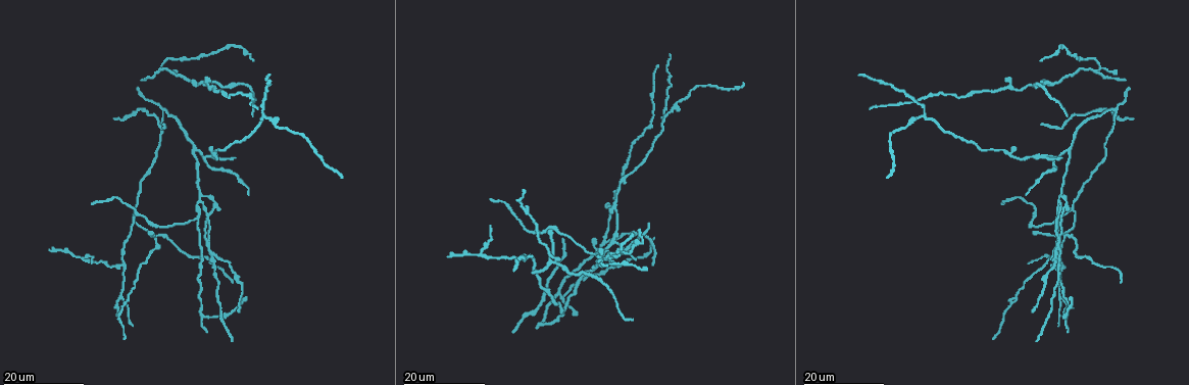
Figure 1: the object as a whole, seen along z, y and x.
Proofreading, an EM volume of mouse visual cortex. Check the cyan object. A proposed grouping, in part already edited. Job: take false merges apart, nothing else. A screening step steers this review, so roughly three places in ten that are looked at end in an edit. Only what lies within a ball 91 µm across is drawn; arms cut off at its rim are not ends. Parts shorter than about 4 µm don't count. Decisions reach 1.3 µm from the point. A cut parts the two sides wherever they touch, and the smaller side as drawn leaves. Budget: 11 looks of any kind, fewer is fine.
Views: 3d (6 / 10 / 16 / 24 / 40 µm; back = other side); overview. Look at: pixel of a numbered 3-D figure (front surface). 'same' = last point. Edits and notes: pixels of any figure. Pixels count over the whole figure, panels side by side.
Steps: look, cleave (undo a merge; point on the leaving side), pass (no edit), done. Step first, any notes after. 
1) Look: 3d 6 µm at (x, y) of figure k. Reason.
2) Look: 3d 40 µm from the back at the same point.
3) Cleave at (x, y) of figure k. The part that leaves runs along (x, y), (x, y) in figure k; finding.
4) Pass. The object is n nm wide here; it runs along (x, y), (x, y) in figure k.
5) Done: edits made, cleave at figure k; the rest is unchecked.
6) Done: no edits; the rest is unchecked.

Look: 3d 16 µm at (206, 161) of figure 1. A fork.

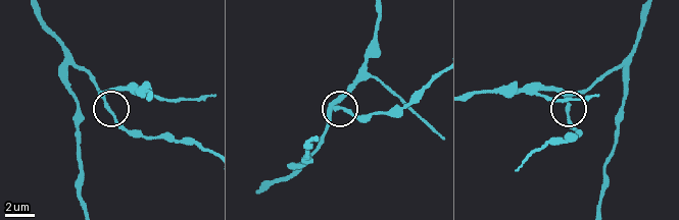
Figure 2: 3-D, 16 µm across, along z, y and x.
Look: 3d 6 µm at (104, 105) of figure 2.

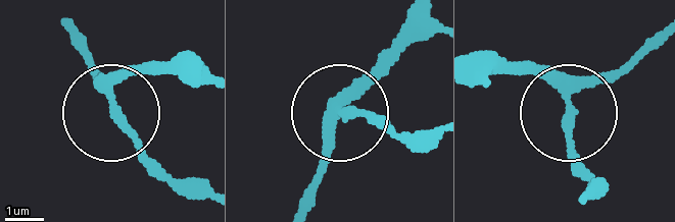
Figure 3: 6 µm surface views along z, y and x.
Pass. The object is 270 nm wide here; it runs along (68, 36), (117, 123), (192, 198) in figure 3; all the same neuron.

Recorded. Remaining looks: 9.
Look: 3d 16 µm at (196, 216) of figure 1. Three-way junction.

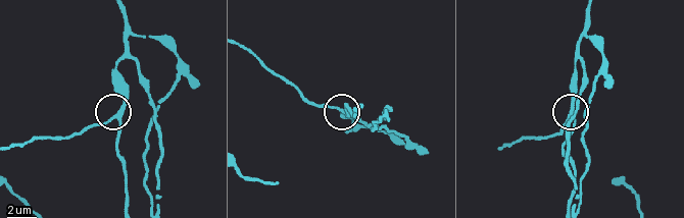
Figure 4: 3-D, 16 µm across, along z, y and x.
Look: 3d 6 µm at (343, 111) of figure 4.

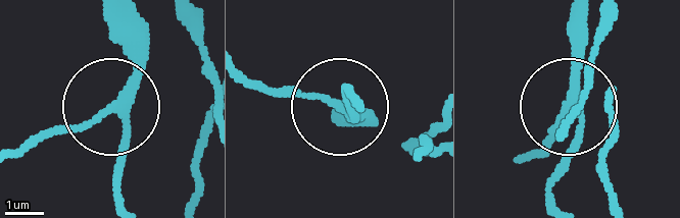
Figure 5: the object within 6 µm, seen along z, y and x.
Pass. It runs along (116, 11), (133, 79), (78, 125), (32, 145) in figure 5; continuous, no second neuron.

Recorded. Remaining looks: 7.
Look: 3d 24 µm at (122, 265) of figure 1. Three arms meet.

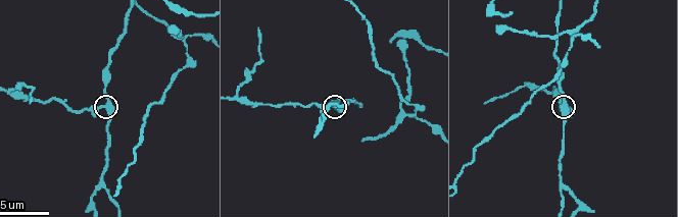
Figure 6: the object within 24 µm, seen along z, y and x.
Look: 3d 10 µm at (562, 107) of figure 6.

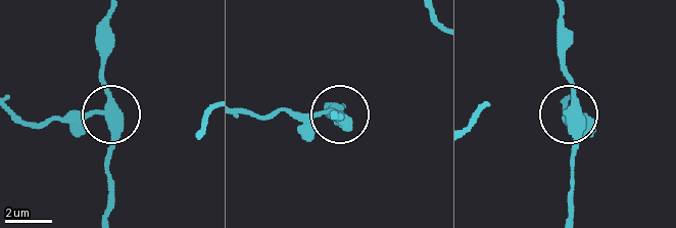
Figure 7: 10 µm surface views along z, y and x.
Cleave at (76, 119) of figure 7. 3 arms meet here; the part that leaves runs along (107, 111), (75, 111), (34, 124), (15, 118) in figure 7; two neurons meet here.

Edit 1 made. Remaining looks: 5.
Look: 3d 16 µm at (1059, 200) of figure 1. Two arms in line, one across.

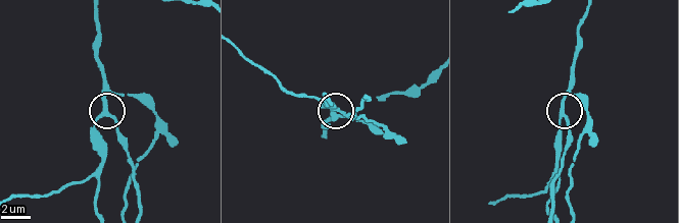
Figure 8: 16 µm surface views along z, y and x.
Look: 3d 6 µm at (563, 113) of figure 8.

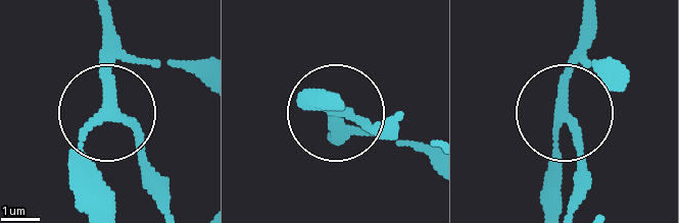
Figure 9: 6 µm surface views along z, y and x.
Pass. The object is 220 nm wide here; it runs along (102, 24), (114, 112), (166, 177) in figure 9; one neuron here.

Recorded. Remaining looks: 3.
Look: 3d 6 µm at (410, 114) of figure 6. Three-way junction.

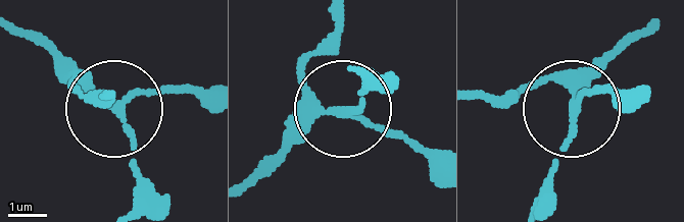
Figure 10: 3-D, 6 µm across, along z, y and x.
Look: 3d 6 µm from the back at (573, 109) of figure 10. From behind.

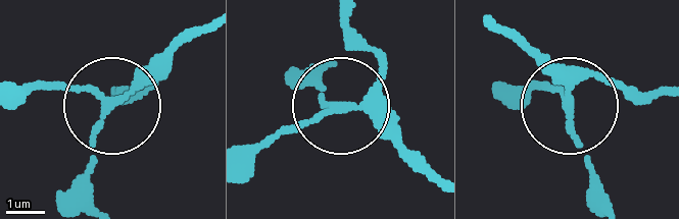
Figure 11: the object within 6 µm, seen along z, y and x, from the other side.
Pass. 3 arms meet here; it runs along (202, 25), (114, 107), (76, 91), (16, 87) in figure 11; all the same neuron.

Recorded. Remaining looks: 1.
Done: edits made, cleave at figure 7; the rest is unchecked.

